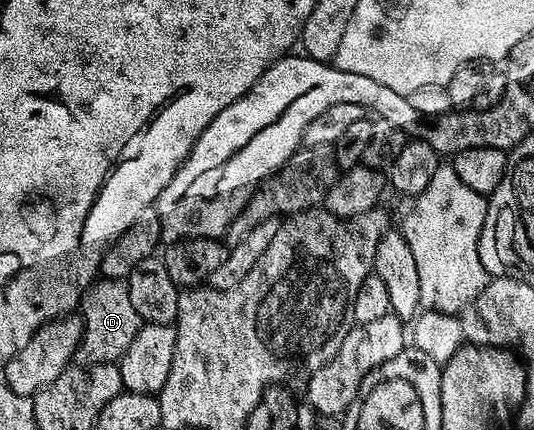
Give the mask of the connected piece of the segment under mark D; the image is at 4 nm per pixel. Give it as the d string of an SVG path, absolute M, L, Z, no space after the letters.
M99 277L91 282L89 288L82 293L80 317L82 339L74 353L74 362L80 366L121 362L124 352L128 352L132 340L136 340L144 325L140 312L136 312L132 304L128 281L124 278Z

